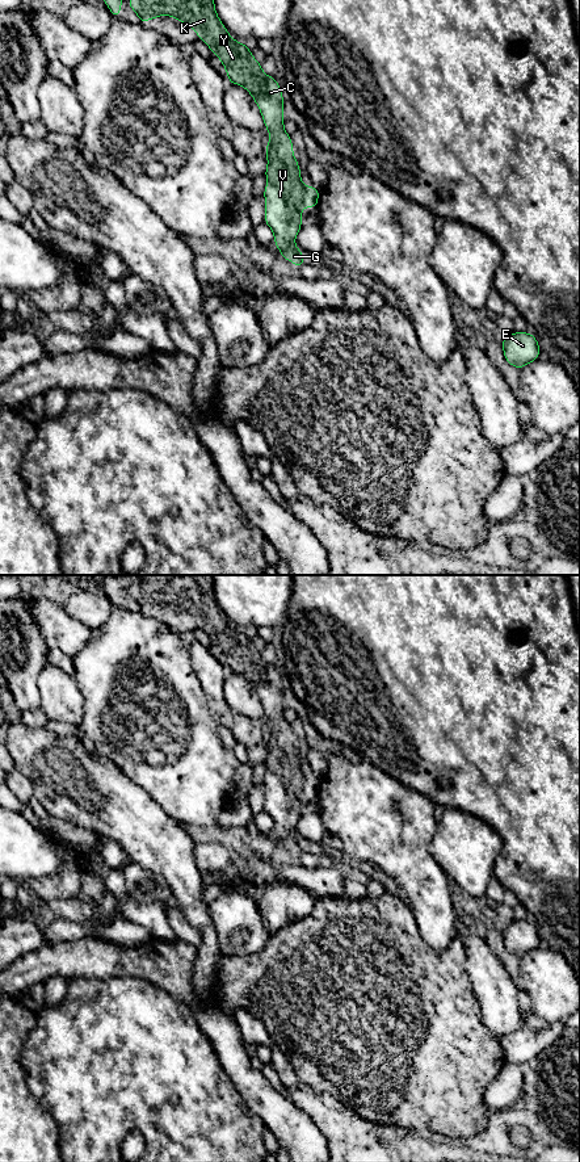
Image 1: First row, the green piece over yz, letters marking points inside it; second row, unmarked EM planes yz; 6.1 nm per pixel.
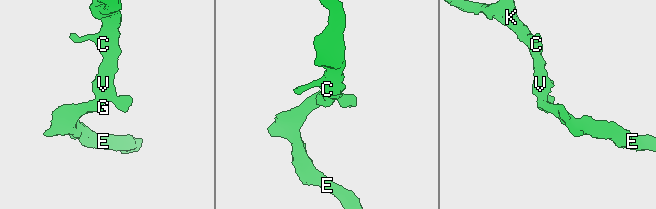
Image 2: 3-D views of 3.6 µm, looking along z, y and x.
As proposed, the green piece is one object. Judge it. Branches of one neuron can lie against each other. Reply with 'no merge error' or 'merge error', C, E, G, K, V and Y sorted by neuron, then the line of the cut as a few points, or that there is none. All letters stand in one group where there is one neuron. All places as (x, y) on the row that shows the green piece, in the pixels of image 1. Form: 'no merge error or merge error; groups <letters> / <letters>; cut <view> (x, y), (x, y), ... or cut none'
no merge error; groups C E G K V Y; cut none

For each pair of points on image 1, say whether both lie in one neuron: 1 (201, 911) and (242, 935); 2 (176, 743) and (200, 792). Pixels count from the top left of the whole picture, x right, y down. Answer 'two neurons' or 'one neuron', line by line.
1: two neurons
2: one neuron

